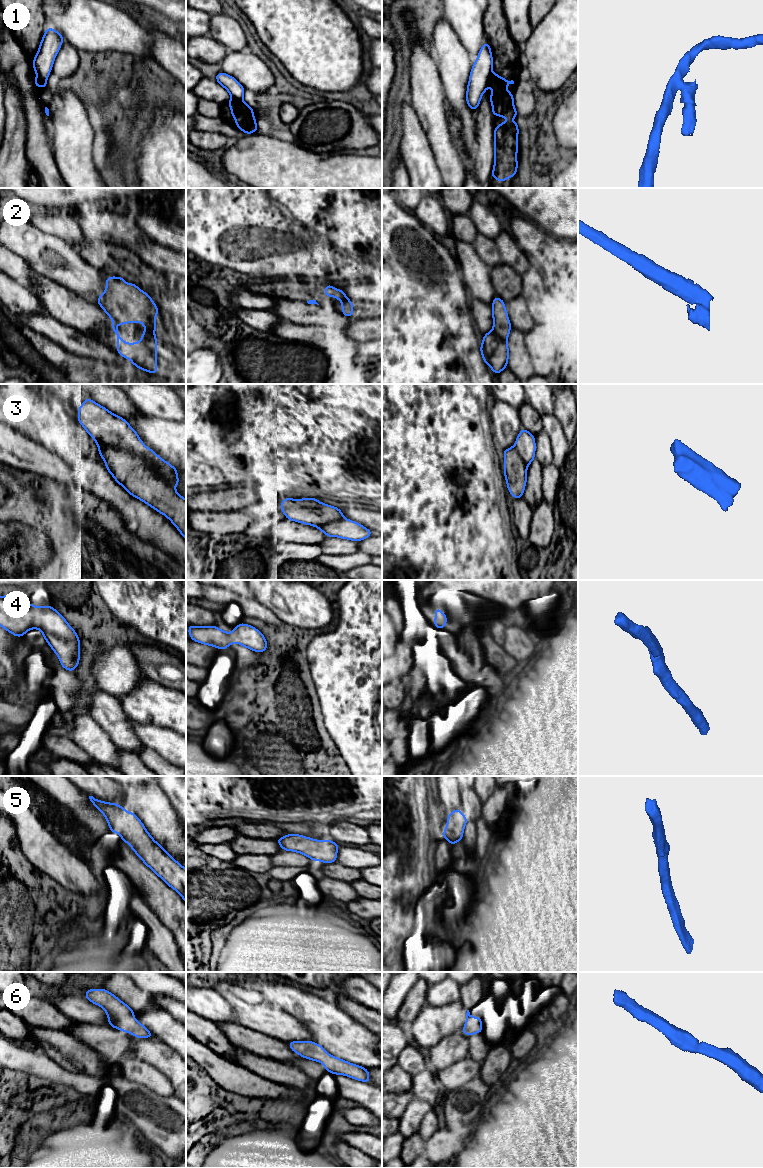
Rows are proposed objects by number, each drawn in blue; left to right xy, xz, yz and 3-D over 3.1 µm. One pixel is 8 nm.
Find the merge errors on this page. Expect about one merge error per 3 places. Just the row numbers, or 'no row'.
1, 2, 3

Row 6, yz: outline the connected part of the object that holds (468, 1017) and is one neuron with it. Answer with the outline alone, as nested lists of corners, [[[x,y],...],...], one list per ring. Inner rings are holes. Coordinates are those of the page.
[[[469,1010],[466,1013],[466,1023],[462,1029],[462,1033],[471,1036],[476,1033],[482,1033],[482,1019],[481,1017],[472,1017]]]

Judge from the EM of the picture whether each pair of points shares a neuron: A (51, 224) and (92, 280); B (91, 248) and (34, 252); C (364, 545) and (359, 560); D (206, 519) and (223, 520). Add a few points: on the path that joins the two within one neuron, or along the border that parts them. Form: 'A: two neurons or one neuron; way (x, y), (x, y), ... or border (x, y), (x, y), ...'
A: two neurons; border (40, 230), (65, 240), (77, 251)
B: two neurons; border (77, 251), (94, 267)
C: two neurons; border (359, 549), (371, 556)
D: one neuron; way (210, 520), (219, 520)

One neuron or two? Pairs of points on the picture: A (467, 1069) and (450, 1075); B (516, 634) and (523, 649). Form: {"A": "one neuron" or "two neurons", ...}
{"A": "one neuron", "B": "one neuron"}

